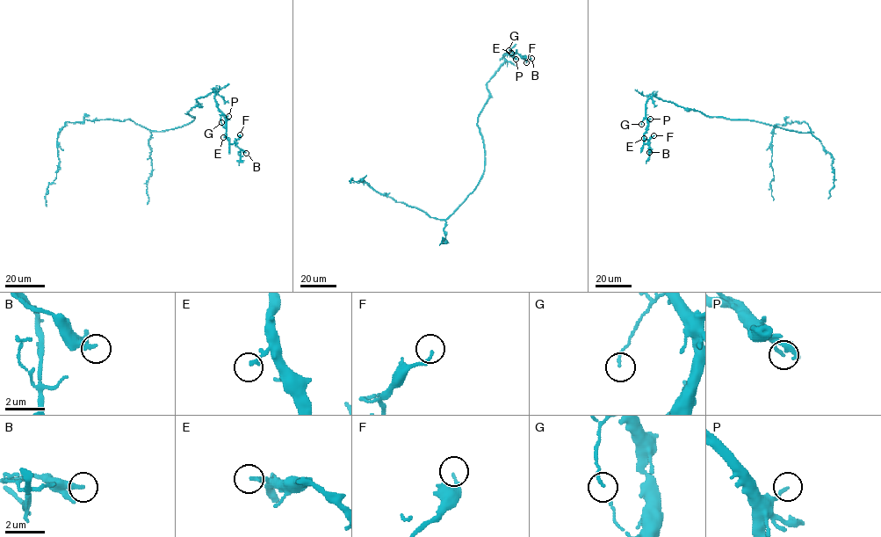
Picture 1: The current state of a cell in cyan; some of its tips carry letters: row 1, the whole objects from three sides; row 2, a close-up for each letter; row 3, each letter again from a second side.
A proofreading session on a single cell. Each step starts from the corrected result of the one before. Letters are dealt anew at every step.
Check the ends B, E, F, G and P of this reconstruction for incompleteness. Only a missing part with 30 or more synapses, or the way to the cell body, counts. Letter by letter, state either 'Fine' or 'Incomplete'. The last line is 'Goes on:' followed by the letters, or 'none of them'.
B: Fine
E: Fine
F: Fine
G: Fine
P: Fine
Goes on: none of them

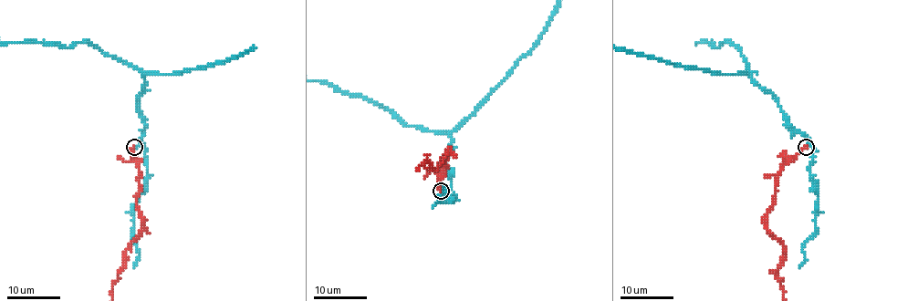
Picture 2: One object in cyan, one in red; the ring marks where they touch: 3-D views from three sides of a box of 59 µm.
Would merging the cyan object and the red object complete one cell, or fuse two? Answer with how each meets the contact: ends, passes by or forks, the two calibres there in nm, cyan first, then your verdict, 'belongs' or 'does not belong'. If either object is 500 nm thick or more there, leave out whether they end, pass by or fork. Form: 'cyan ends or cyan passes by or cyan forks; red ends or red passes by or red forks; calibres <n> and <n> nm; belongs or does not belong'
cyan ends; red passes by; calibres 200 and 150 nm; belongs

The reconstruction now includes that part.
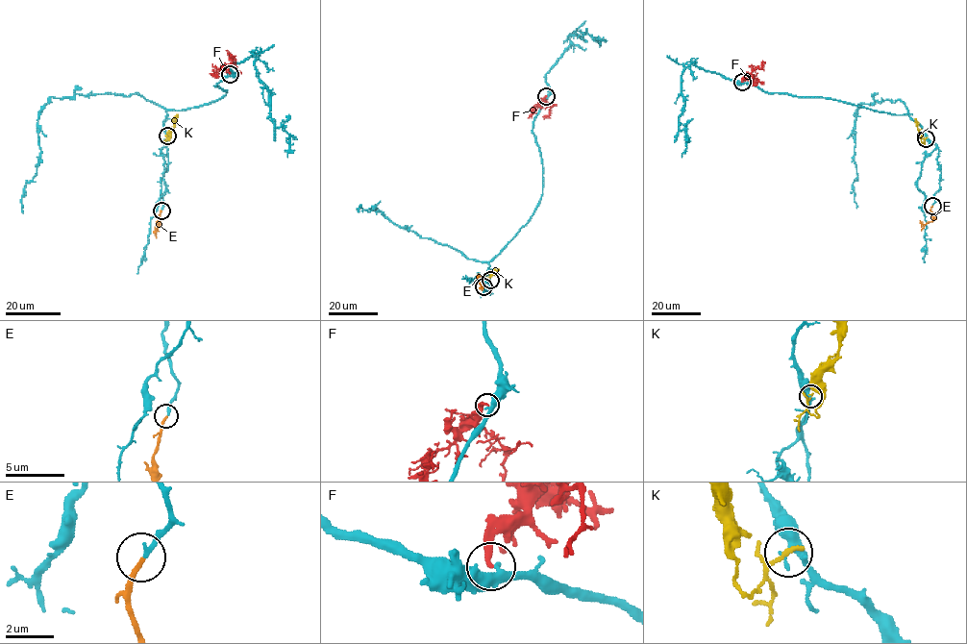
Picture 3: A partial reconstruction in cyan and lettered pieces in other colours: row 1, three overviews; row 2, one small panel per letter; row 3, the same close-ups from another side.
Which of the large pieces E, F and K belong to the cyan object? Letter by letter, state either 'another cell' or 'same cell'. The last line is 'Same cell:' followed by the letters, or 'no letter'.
E: same cell
F: another cell
K: another cell
Same cell: E

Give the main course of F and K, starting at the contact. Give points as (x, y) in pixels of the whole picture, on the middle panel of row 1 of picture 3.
F: (546, 96), (543, 100), (551, 106), (550, 113), (543, 116)
K: (490, 281), (499, 269)

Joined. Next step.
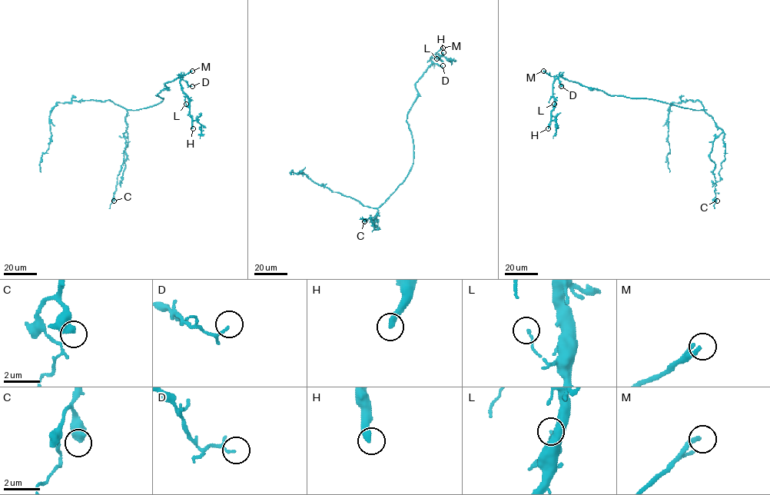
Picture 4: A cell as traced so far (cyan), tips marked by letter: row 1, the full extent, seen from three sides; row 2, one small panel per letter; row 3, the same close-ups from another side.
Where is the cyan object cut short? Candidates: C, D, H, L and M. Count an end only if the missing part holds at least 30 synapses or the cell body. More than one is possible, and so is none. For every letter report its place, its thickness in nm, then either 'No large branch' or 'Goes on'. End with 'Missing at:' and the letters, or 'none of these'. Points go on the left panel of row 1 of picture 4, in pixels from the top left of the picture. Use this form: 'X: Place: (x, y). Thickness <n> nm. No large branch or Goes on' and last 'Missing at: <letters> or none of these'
C: Place: (114, 200). Thickness 400 nm. No large branch
D: Place: (192, 86). Thickness 90 nm. No large branch
H: Place: (193, 128). Thickness 360 nm. Goes on
L: Place: (186, 104). Thickness 120 nm. No large branch
M: Place: (192, 71). Thickness 240 nm. Goes on
Missing at: H, M

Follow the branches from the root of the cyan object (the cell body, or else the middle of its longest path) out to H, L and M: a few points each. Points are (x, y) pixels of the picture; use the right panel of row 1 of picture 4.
H: (671, 104), (646, 98), (610, 95), (559, 76), (552, 84), (555, 106), (548, 128)
L: (671, 104), (646, 98), (610, 95), (561, 76), (553, 83), (555, 105), (552, 107), (554, 104)
M: (671, 104), (646, 98), (610, 95), (561, 76), (555, 78), (543, 71)

